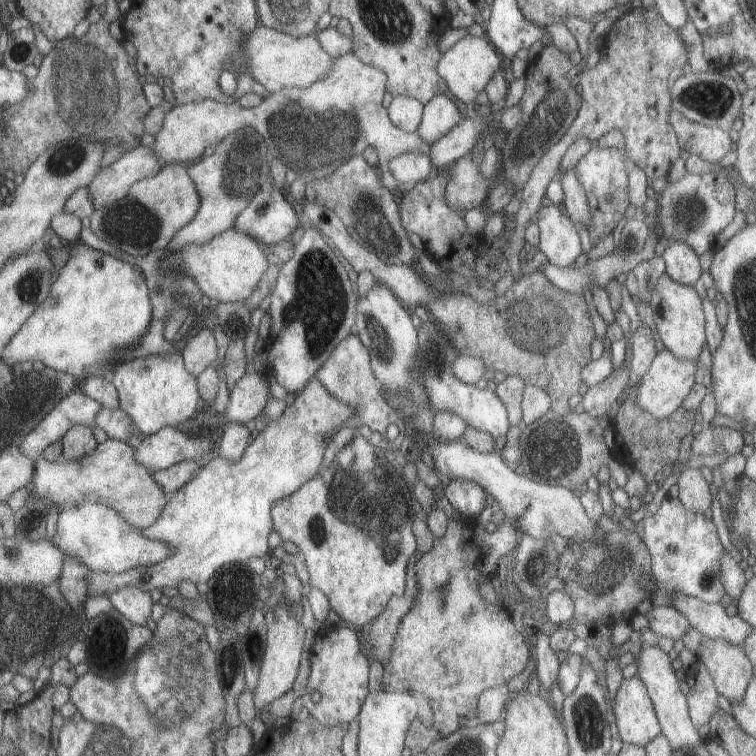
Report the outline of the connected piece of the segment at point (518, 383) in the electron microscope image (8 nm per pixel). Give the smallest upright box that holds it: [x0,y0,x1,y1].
[495,376,525,426]

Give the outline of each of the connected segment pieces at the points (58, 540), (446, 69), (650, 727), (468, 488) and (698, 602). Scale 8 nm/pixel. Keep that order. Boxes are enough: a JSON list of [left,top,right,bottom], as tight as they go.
[[53,504,175,574],[437,36,501,106],[613,678,661,746],[445,480,487,518],[669,594,753,646]]

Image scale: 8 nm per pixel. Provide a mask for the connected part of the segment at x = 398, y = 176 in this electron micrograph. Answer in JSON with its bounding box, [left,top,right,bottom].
[389,152,435,188]

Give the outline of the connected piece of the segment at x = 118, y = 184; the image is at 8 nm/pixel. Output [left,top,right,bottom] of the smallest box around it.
[89,146,167,210]

